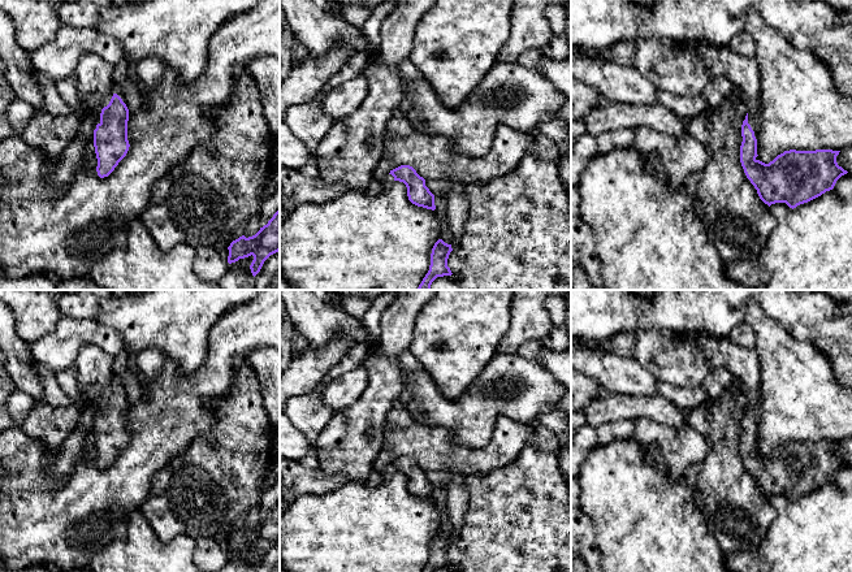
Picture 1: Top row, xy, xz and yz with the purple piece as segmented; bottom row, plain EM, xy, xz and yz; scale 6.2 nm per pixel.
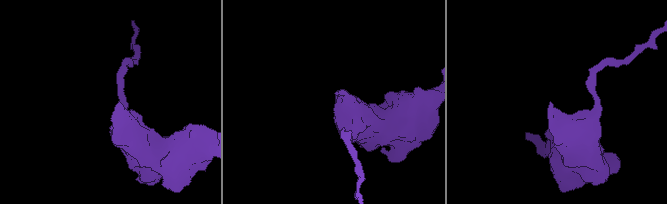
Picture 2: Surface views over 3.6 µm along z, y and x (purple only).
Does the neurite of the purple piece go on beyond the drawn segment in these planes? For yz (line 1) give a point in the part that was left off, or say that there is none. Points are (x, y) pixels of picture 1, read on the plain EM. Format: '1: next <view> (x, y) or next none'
1: next yz (719, 351)

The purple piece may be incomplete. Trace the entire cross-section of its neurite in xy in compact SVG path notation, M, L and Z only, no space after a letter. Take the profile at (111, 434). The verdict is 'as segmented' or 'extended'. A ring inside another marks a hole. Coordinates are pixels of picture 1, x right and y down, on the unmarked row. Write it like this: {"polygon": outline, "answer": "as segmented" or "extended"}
{"polygon": "M83 343L74 369L87 404L98 403L100 410L94 419L94 438L98 450L96 463L108 468L129 442L129 400L114 384L113 356L95 344Z", "answer": "extended"}

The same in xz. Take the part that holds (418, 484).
{"polygon": "M401 456L381 471L382 481L388 482L395 472L403 473L407 478L408 491L427 500L436 500L434 486L425 477L425 471L420 468L410 456Z", "answer": "extended"}

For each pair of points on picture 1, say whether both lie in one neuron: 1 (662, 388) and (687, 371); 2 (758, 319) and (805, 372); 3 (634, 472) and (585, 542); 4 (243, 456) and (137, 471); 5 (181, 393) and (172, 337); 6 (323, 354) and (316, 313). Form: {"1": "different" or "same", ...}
{"1": "different", "2": "same", "3": "different", "4": "different", "5": "different", "6": "different"}

